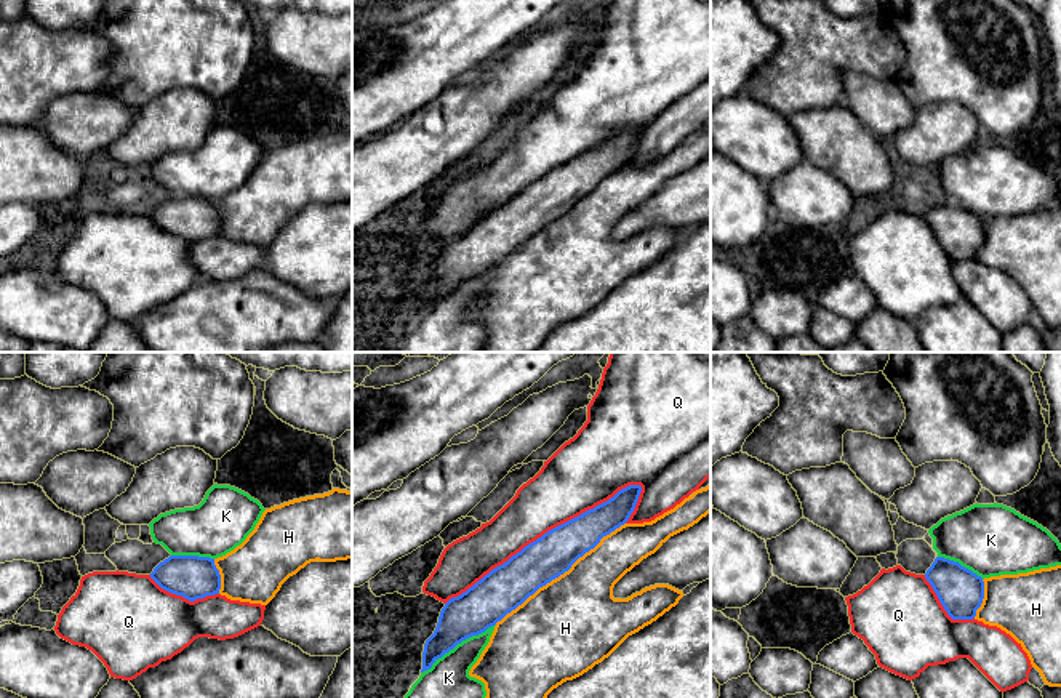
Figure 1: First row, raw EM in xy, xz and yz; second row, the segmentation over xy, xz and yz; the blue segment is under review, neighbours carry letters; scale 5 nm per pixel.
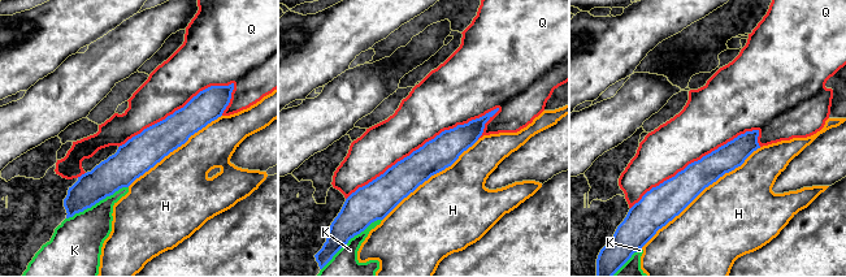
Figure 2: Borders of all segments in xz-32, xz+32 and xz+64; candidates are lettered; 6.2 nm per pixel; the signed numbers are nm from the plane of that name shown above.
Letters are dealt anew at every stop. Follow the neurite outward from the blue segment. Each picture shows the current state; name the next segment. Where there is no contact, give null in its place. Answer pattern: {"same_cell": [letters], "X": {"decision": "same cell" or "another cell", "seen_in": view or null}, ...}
{"same_cell": [], "H": {"decision": "another cell", "seen_in": "xz"}, "K": {"decision": "another cell", "seen_in": "xz"}, "Q": {"decision": "another cell", "seen_in": "xz"}}

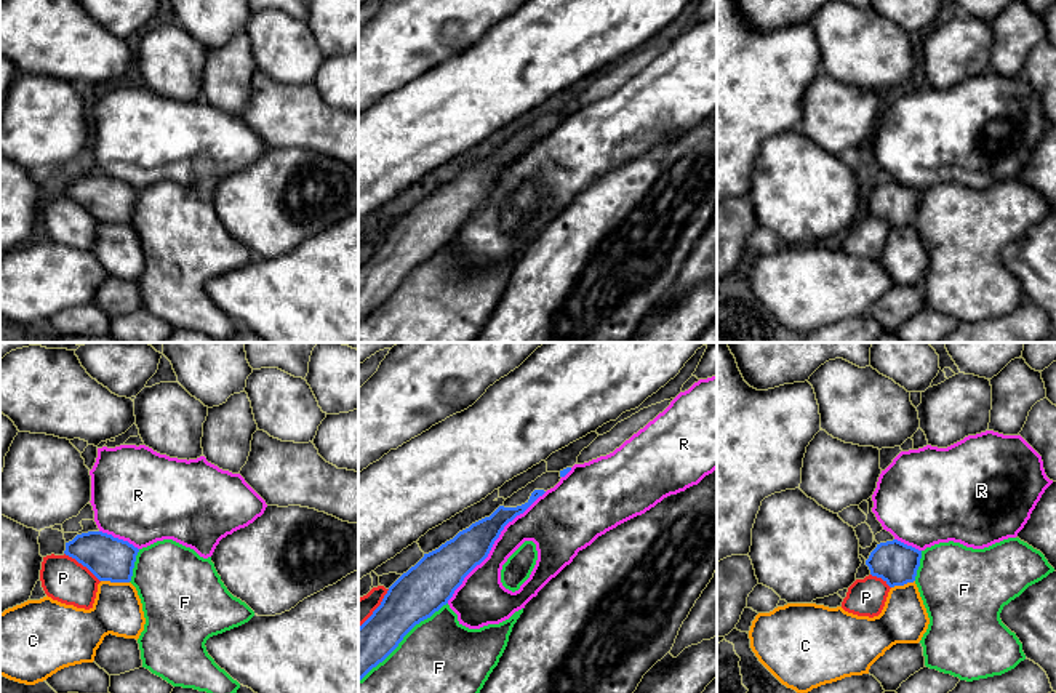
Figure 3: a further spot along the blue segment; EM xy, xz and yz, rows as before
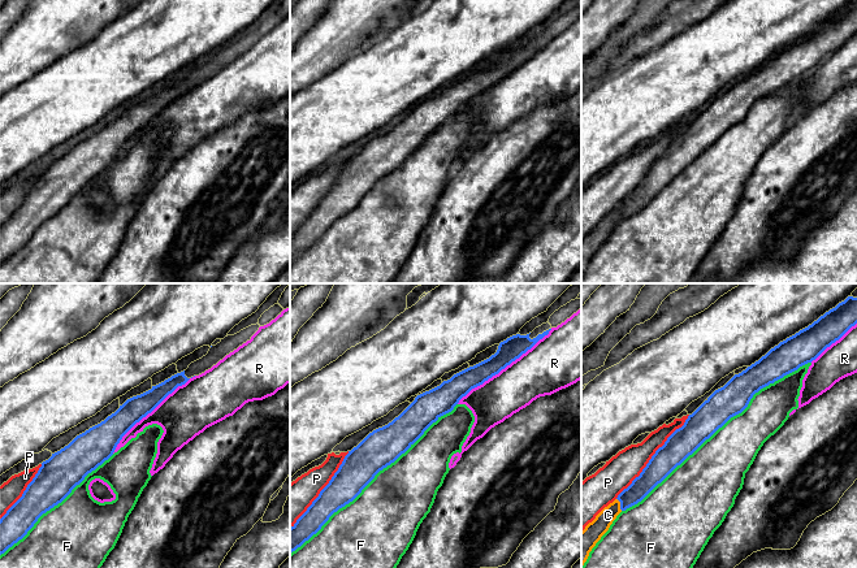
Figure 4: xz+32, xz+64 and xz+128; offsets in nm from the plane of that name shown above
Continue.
{"same_cell": [], "C": {"decision": "another cell", "seen_in": "xy"}, "F": {"decision": "another cell", "seen_in": "xz"}, "P": {"decision": "another cell", "seen_in": "xy"}, "R": {"decision": "another cell", "seen_in": "xz"}}

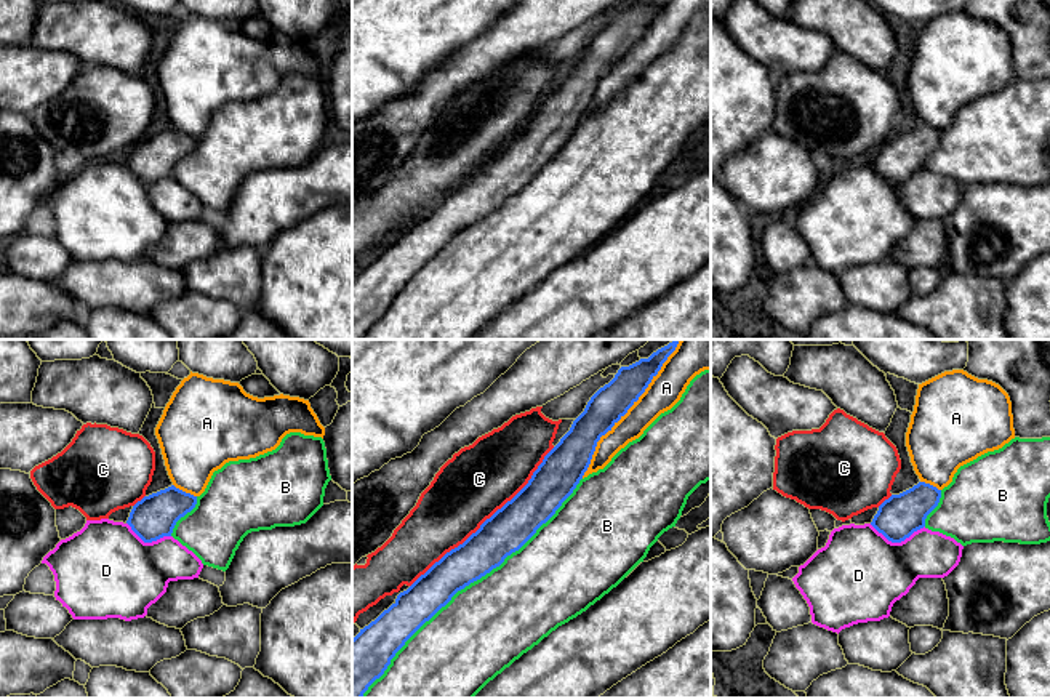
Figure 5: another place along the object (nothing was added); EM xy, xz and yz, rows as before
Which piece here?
{"same_cell": ["C"], "A": {"decision": "another cell", "seen_in": "xz"}, "B": {"decision": "another cell", "seen_in": "xz"}, "C": {"decision": "same cell", "seen_in": "xz"}, "D": {"decision": "another cell", "seen_in": "yz"}}

